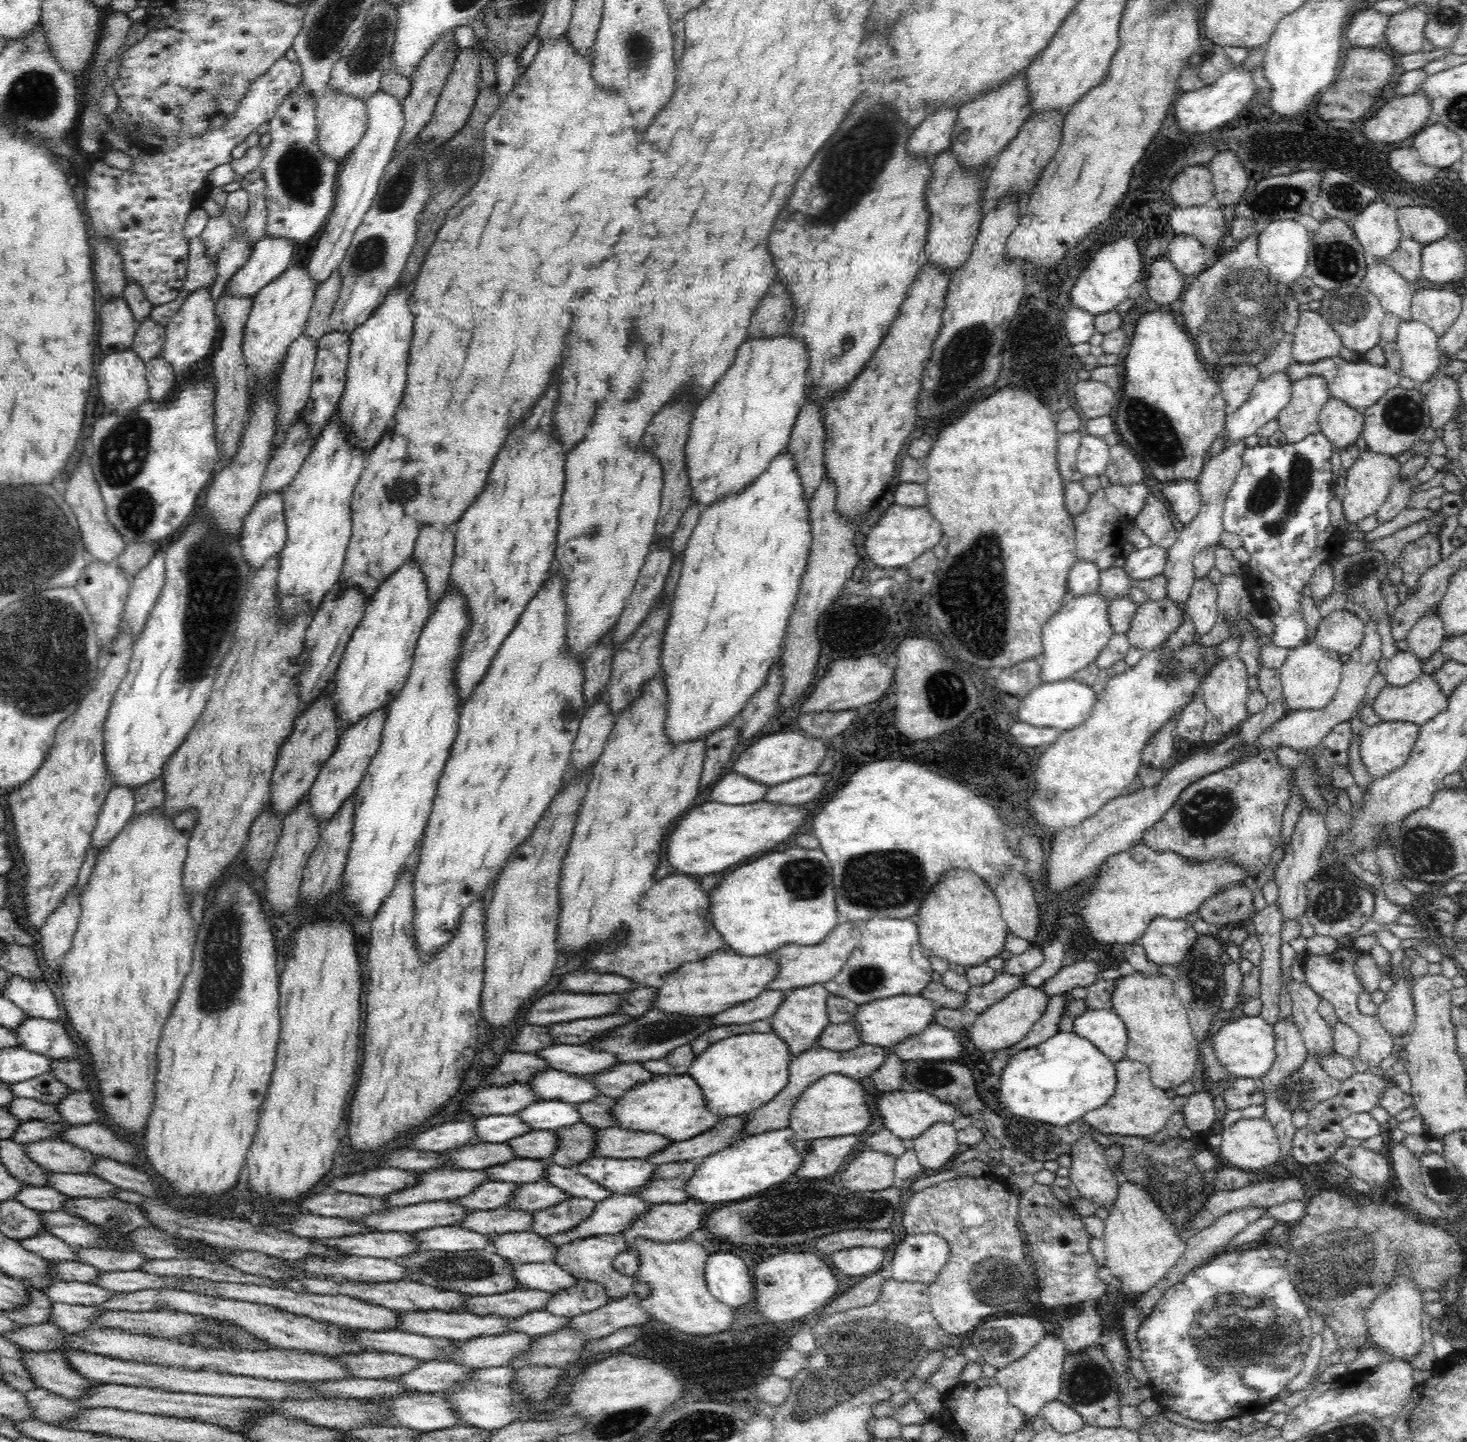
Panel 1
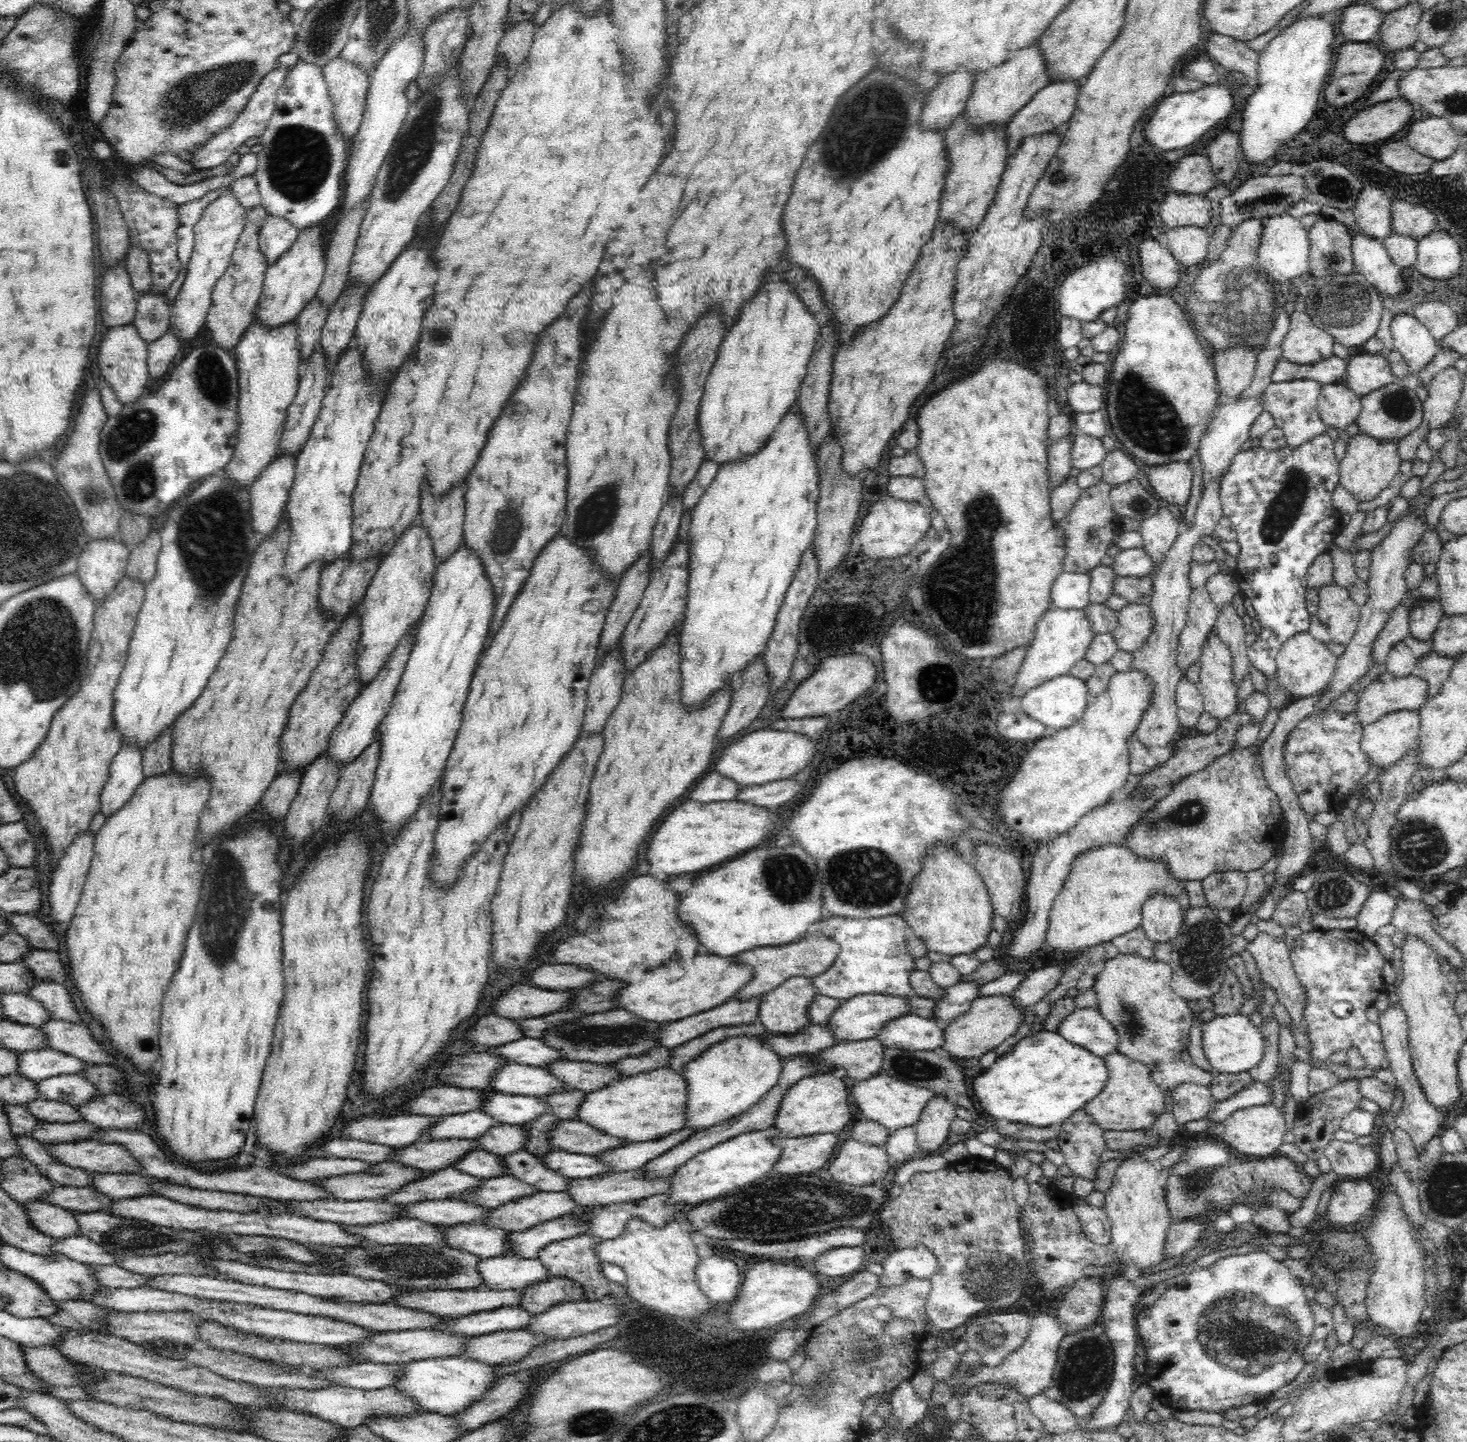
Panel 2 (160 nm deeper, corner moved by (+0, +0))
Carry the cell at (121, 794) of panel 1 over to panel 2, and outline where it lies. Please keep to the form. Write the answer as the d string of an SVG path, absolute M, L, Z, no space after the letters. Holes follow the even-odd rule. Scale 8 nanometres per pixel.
M121 742L120 750L109 766L108 780L101 792L99 810L105 818L116 814L143 781L143 753L136 743Z

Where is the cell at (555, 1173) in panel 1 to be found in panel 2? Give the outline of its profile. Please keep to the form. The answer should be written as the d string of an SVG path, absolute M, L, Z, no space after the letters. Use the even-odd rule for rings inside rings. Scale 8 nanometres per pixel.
M519 1150L501 1156L505 1162L505 1174L513 1176L524 1184L534 1186L542 1192L562 1192L569 1187L569 1179L559 1172L554 1172L540 1160L538 1155Z

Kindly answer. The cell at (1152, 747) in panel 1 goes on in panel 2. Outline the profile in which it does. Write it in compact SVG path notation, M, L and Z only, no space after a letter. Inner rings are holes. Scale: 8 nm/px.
M1222 477L1205 486L1201 494L1201 500L1197 505L1192 526L1181 529L1176 542L1166 553L1164 562L1160 562L1153 570L1153 593L1149 607L1154 615L1154 626L1147 641L1143 642L1139 649L1133 652L1132 662L1128 670L1128 672L1139 670L1151 676L1149 679L1153 682L1148 708L1143 712L1136 729L1138 739L1146 745L1146 748L1150 748L1150 746L1169 746L1179 737L1179 730L1182 728L1177 715L1175 690L1177 682L1184 677L1184 674L1181 673L1179 666L1176 664L1175 654L1179 643L1179 632L1186 627L1188 620L1187 606L1192 592L1189 583L1189 564L1193 558L1192 551L1196 543L1202 543L1202 536L1212 536L1212 532L1215 532L1216 523L1223 517L1223 506L1219 497L1221 482Z

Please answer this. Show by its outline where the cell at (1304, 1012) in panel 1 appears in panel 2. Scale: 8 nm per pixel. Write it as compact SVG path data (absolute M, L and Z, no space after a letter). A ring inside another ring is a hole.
M1260 931L1252 941L1247 942L1246 948L1256 960L1256 965L1257 968L1260 969L1262 981L1270 985L1270 987L1276 991L1278 1001L1286 1007L1293 1022L1295 1022L1300 1031L1306 1032L1307 1026L1303 1019L1303 1010L1306 1002L1305 988L1298 982L1298 979L1296 979L1292 961L1289 959L1290 950L1286 946L1286 943L1278 937L1272 937Z

